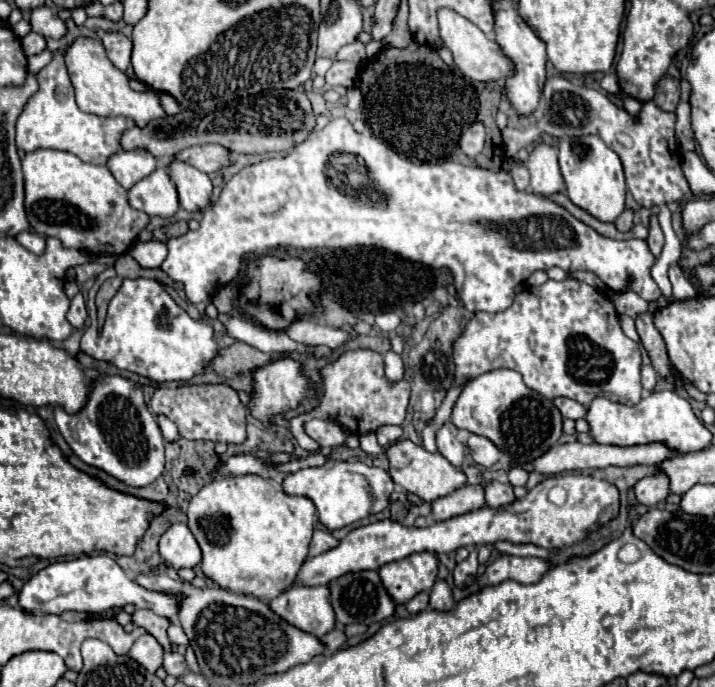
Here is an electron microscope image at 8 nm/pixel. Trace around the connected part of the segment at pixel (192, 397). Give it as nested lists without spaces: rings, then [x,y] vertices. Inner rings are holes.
[[[196,384],[196,386],[178,386],[178,388],[156,388],[150,400],[150,410],[154,416],[162,414],[170,418],[180,434],[188,440],[212,440],[224,444],[242,444],[246,440],[246,406],[240,402],[238,392],[226,384]]]

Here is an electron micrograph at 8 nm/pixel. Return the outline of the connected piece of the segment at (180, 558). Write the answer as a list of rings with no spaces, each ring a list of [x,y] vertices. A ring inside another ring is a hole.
[[[172,524],[158,542],[160,556],[176,570],[194,568],[202,560],[200,546],[186,524]]]

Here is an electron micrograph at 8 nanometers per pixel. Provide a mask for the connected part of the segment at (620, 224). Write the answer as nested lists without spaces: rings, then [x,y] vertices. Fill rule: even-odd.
[[[626,208],[626,210],[618,216],[618,220],[616,220],[616,228],[618,228],[618,230],[622,230],[622,232],[630,230],[630,228],[632,228],[632,218],[634,218],[632,208]]]

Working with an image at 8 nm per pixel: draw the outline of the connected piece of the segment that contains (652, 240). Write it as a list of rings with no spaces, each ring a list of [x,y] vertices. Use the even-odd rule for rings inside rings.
[[[652,214],[650,216],[650,228],[648,228],[648,246],[652,250],[652,254],[658,258],[660,252],[662,252],[662,246],[664,246],[664,234],[662,234],[662,228],[658,224],[658,214]]]

